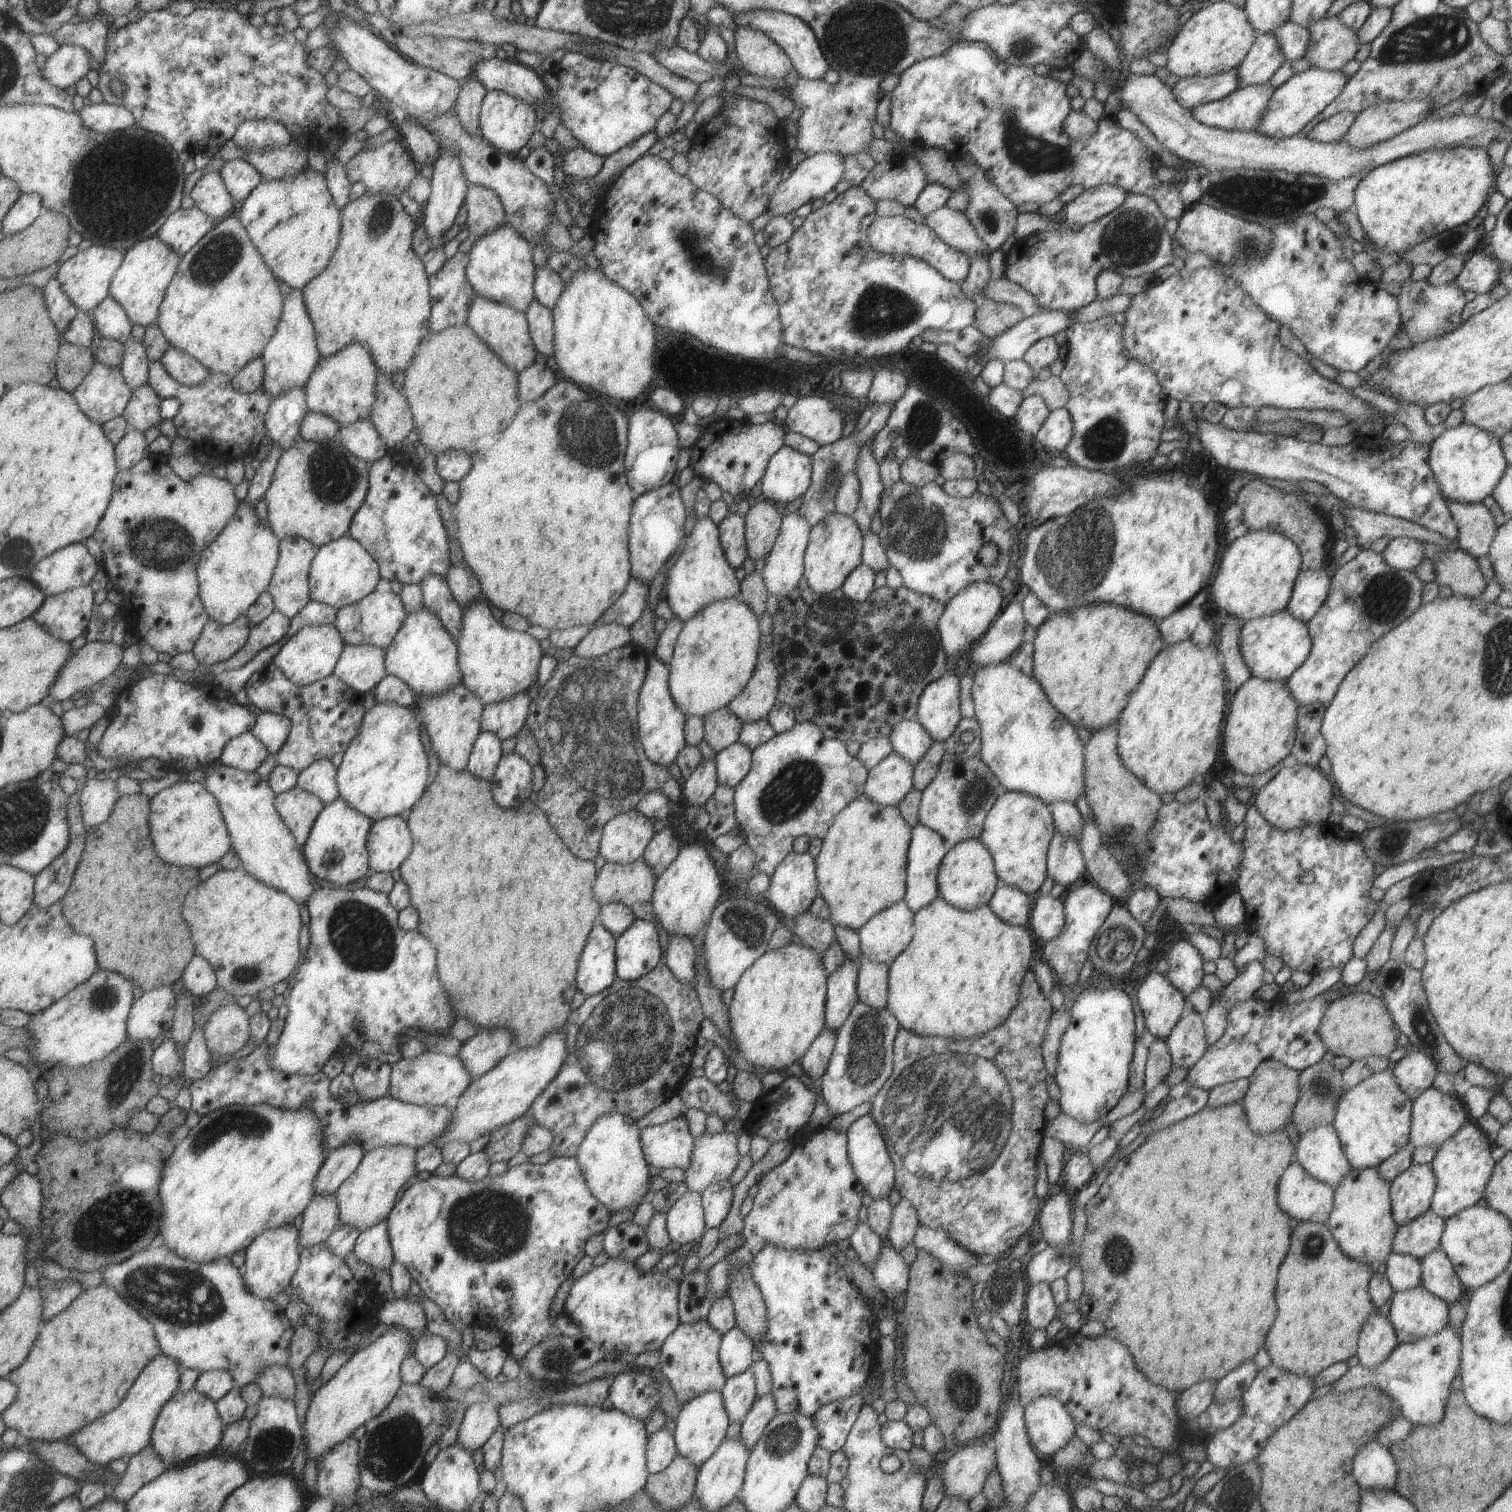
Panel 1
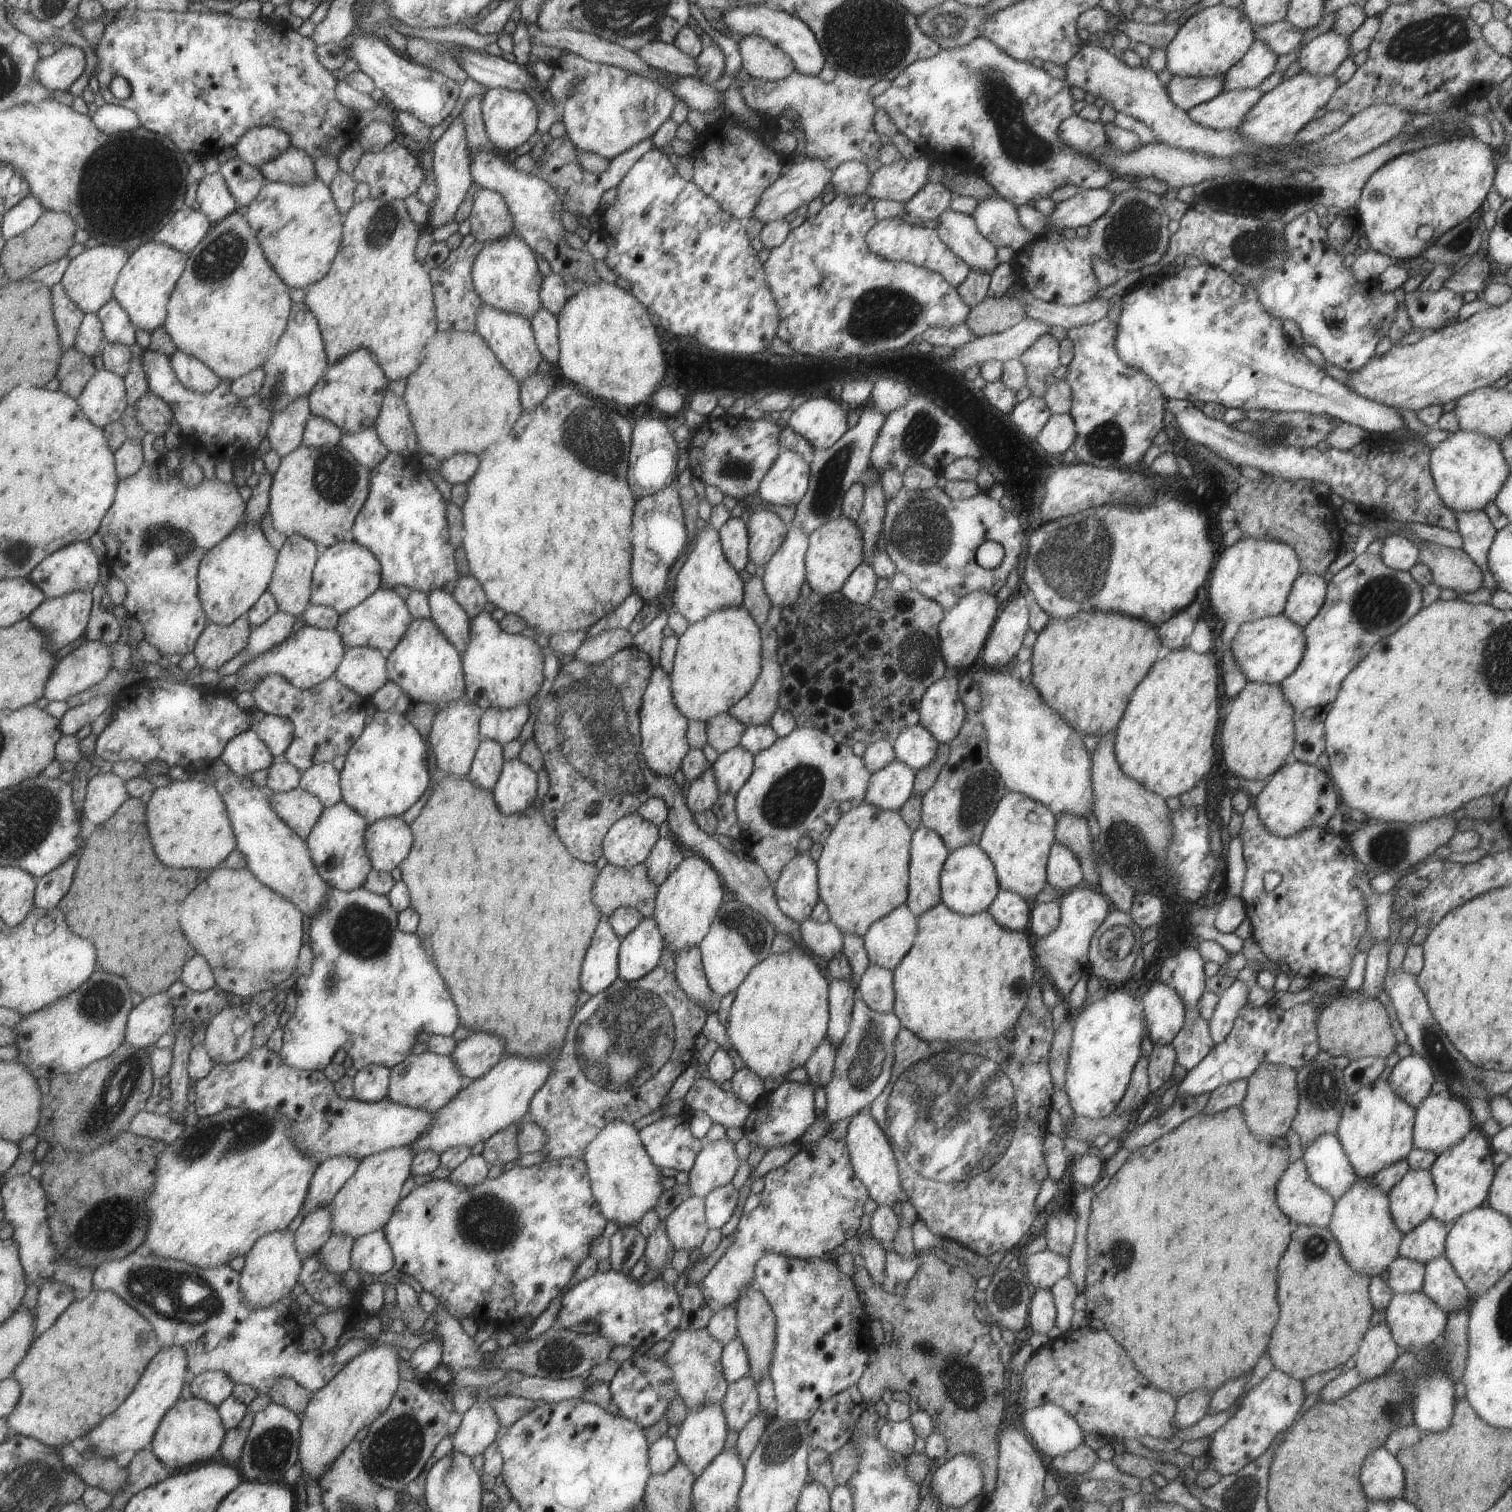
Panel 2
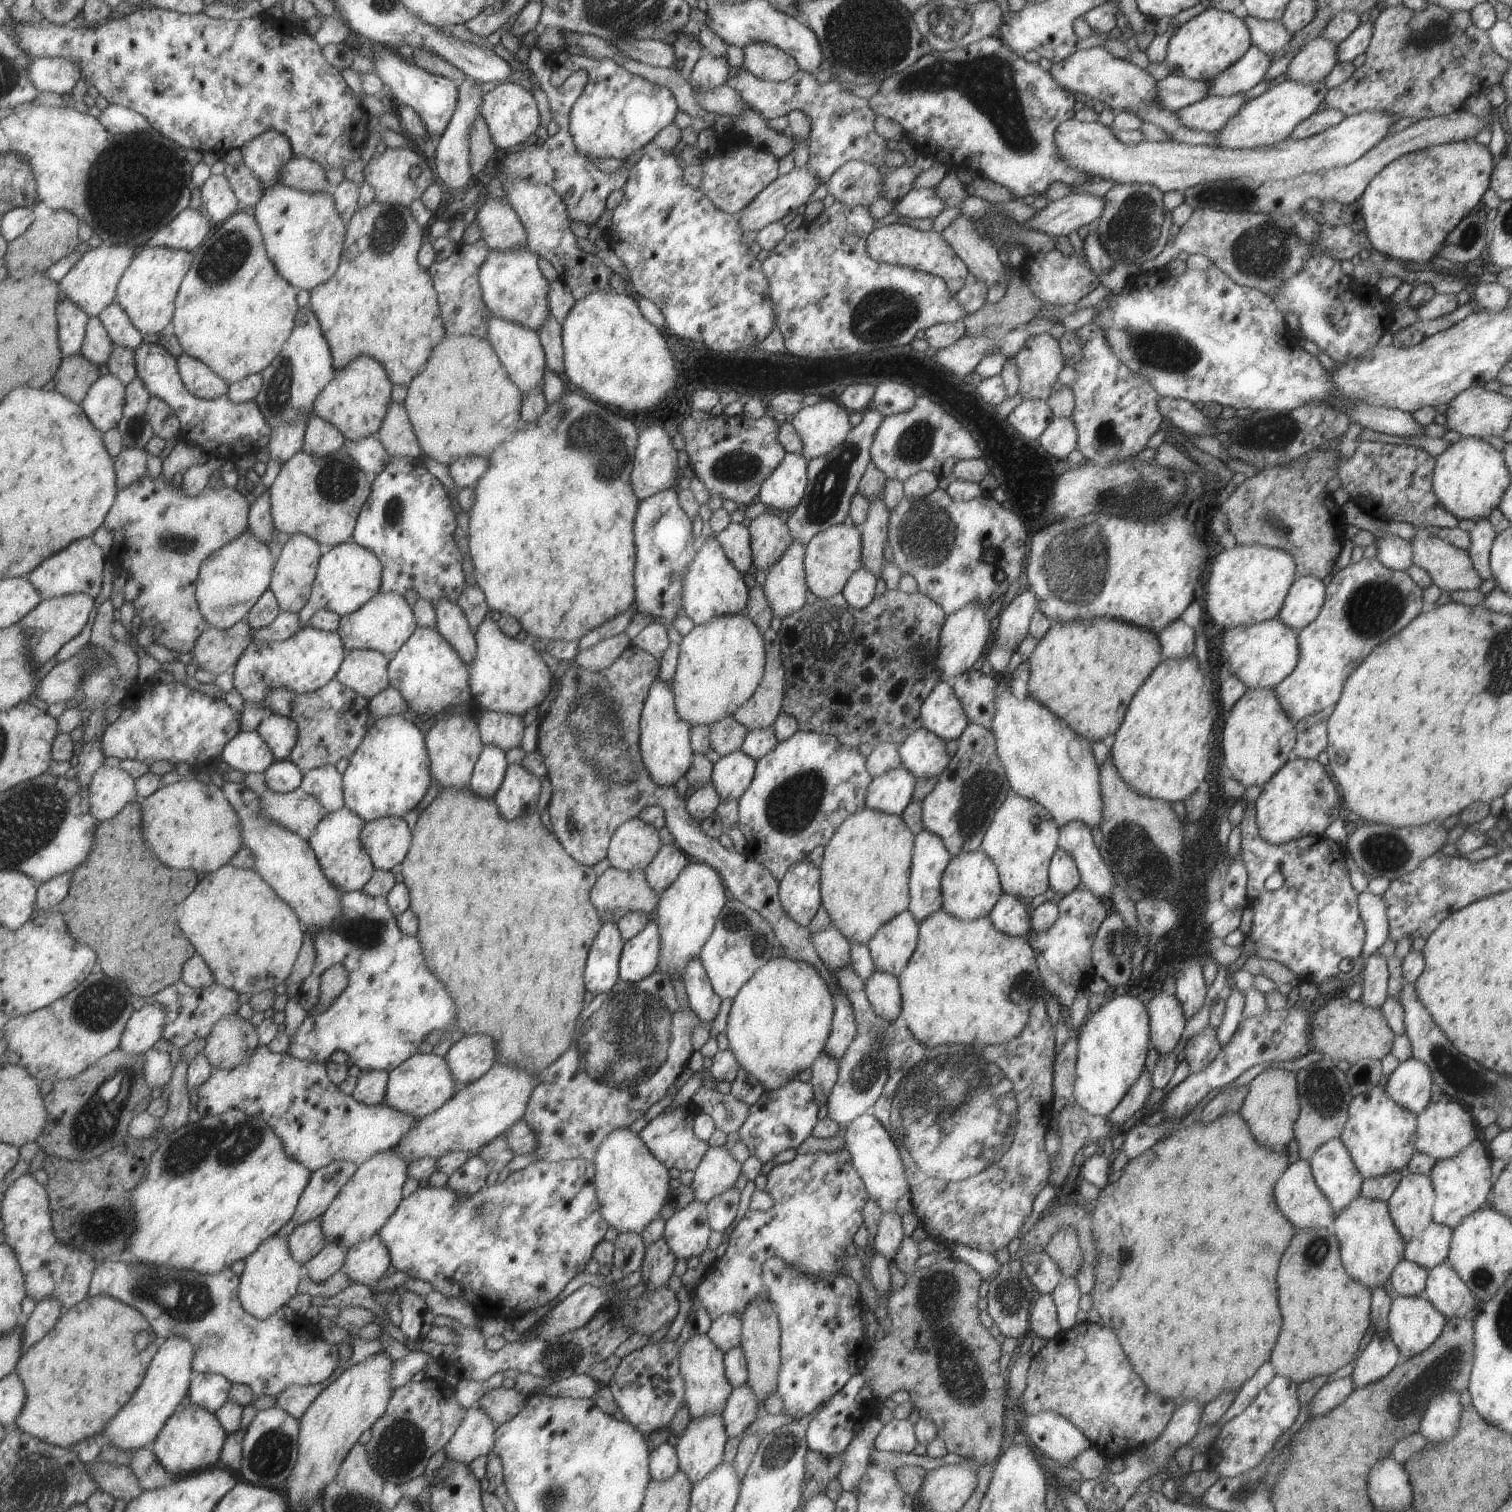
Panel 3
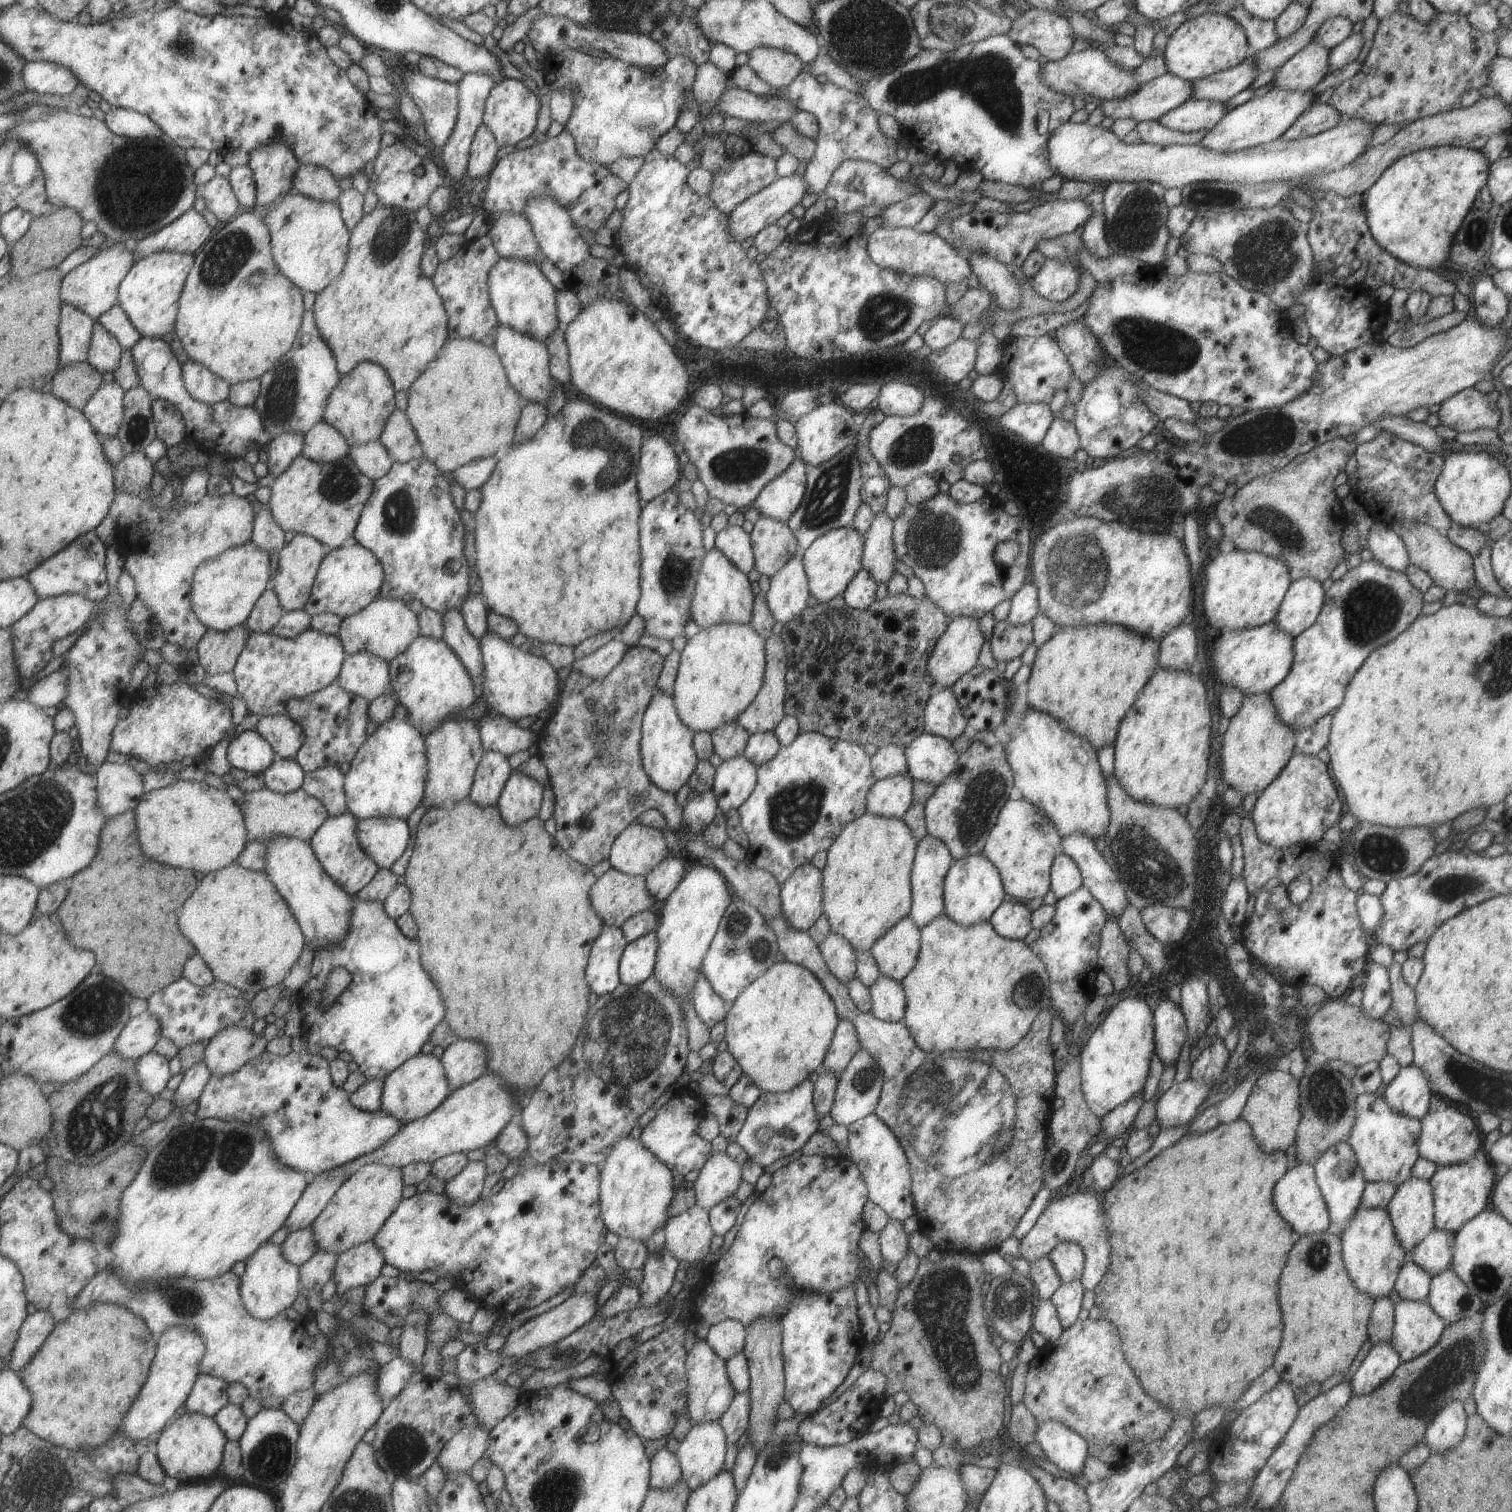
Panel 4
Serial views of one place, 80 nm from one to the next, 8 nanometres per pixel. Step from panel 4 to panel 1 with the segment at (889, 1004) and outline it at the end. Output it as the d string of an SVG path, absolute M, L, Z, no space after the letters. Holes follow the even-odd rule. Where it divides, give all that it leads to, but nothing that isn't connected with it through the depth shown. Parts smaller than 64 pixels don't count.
M863 960L856 976L857 998L874 1009L885 1009L888 995L888 966Z

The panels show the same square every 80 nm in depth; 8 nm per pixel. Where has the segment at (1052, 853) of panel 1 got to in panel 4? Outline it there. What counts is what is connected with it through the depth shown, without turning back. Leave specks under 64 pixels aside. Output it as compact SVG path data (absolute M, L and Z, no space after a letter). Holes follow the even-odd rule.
M1058 852L1050 866L1050 890L1057 899L1071 894L1082 886L1077 865L1069 856Z

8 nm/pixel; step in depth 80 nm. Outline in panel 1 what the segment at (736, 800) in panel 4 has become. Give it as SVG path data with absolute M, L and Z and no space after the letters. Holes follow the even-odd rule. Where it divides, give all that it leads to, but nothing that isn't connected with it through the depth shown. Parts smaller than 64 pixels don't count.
M739 741L722 748L714 757L718 784L734 788L749 772L751 757L752 750Z

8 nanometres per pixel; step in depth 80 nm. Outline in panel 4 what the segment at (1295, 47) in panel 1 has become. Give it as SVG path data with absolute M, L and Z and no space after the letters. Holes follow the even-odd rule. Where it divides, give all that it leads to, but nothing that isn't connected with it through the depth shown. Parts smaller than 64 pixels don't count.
M1241 4L1230 8L1226 15L1242 28L1250 50L1263 50L1278 39L1271 19L1250 15Z

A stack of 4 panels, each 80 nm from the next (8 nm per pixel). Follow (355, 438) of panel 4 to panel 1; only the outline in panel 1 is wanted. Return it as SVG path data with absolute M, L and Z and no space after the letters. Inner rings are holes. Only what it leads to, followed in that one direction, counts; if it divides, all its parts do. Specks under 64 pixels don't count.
M357 343L348 344L330 357L321 357L316 371L312 372L308 382L304 384L306 407L311 412L332 418L340 427L359 419L369 419L376 399L374 391L378 372L369 351Z

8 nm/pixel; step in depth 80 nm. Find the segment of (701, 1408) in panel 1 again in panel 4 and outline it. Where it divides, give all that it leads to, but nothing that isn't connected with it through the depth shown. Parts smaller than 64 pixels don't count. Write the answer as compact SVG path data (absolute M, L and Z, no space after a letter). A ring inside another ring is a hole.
M718 1422L695 1423L675 1452L682 1480L694 1491L723 1471L726 1438Z

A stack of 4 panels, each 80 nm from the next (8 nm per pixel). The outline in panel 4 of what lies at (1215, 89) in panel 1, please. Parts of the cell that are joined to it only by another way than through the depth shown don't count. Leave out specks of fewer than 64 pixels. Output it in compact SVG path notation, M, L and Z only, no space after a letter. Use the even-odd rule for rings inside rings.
M1167 72L1153 80L1141 83L1138 87L1133 88L1132 91L1126 92L1122 97L1097 101L1097 103L1100 105L1103 116L1113 121L1117 118L1131 118L1131 120L1135 120L1136 122L1150 119L1157 120L1168 110L1175 108L1178 104L1189 99L1190 92L1190 82Z

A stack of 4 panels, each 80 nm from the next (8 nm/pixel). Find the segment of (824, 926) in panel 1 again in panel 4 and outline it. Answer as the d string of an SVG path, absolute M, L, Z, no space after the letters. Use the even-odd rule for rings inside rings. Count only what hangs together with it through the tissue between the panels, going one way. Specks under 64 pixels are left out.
M830 932L820 942L818 949L829 972L841 984L847 985L848 981L856 976L856 951L842 936Z

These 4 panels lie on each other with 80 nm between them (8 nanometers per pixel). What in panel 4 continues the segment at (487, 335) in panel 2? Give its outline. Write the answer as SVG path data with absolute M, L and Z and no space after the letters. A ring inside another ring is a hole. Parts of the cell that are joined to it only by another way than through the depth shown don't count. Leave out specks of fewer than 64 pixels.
M498 324L493 348L499 355L508 383L521 400L545 405L553 390L552 376L548 367L548 352L544 342L519 334L512 328Z

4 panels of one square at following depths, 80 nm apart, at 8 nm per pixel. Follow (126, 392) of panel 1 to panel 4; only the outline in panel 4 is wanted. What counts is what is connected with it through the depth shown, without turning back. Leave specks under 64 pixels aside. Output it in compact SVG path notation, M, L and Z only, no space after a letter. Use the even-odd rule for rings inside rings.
M114 381L103 383L83 412L103 438L117 437L124 422L126 390Z

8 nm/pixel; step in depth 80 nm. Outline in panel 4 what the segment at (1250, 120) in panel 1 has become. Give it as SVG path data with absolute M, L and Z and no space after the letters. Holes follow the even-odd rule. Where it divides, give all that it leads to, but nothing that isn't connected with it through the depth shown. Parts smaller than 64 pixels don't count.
M1187 99L1162 114L1157 122L1169 130L1179 132L1203 128L1209 130L1226 113L1223 104L1217 101Z

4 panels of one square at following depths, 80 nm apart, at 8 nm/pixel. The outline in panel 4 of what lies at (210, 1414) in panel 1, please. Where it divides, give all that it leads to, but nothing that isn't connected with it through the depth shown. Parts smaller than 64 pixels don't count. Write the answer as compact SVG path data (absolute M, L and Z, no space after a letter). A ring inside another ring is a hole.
M189 1411L162 1432L156 1442L156 1455L167 1474L178 1479L180 1484L211 1479L220 1474L228 1441L215 1417Z

